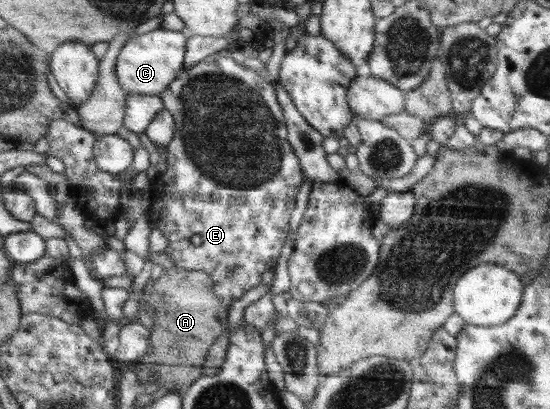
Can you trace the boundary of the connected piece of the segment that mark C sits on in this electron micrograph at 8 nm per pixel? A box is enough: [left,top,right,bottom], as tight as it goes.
[115,28,188,95]

